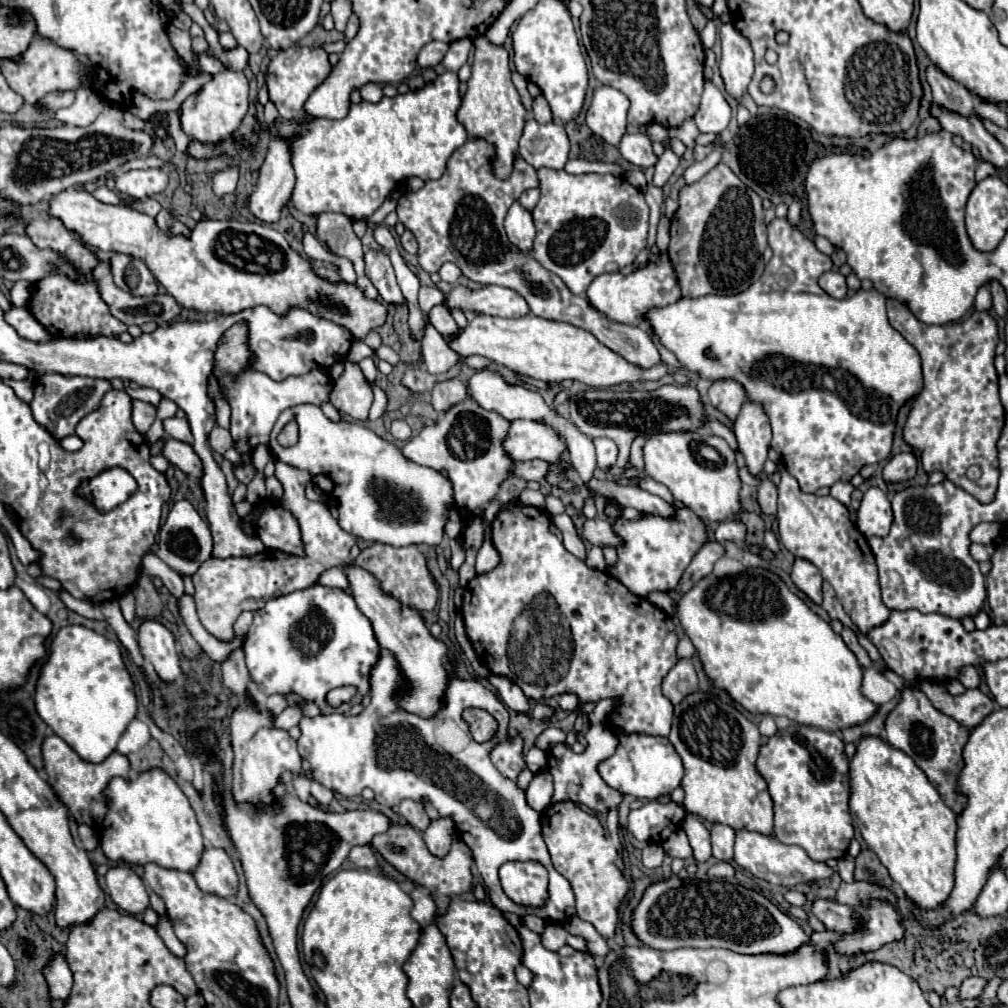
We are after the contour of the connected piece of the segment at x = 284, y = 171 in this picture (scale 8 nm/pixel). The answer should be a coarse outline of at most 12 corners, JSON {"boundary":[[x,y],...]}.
{"boundary":[[272,138],[248,210],[278,222],[294,188],[290,150]]}

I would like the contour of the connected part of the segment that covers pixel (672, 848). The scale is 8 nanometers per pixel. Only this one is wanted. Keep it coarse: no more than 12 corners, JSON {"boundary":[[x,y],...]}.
{"boundary":[[676,830],[664,850],[672,858],[690,858],[692,848],[684,830]]}

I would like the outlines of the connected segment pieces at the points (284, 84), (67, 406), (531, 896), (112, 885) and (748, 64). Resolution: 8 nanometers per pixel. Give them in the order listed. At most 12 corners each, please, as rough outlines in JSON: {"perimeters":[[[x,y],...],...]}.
{"perimeters":[[[324,48],[270,60],[268,94],[282,118],[302,114],[332,64]],[[42,374],[30,404],[54,438],[74,434],[110,382]],[[534,861],[502,864],[500,884],[522,906],[544,906],[548,872]],[[128,866],[106,872],[108,894],[128,914],[150,906],[148,890]],[[722,24],[720,74],[742,96],[754,74],[750,42]]]}

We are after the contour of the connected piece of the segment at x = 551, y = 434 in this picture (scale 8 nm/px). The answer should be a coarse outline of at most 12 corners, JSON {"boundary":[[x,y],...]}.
{"boundary":[[514,420],[504,446],[516,462],[558,462],[566,444],[556,430]]}

